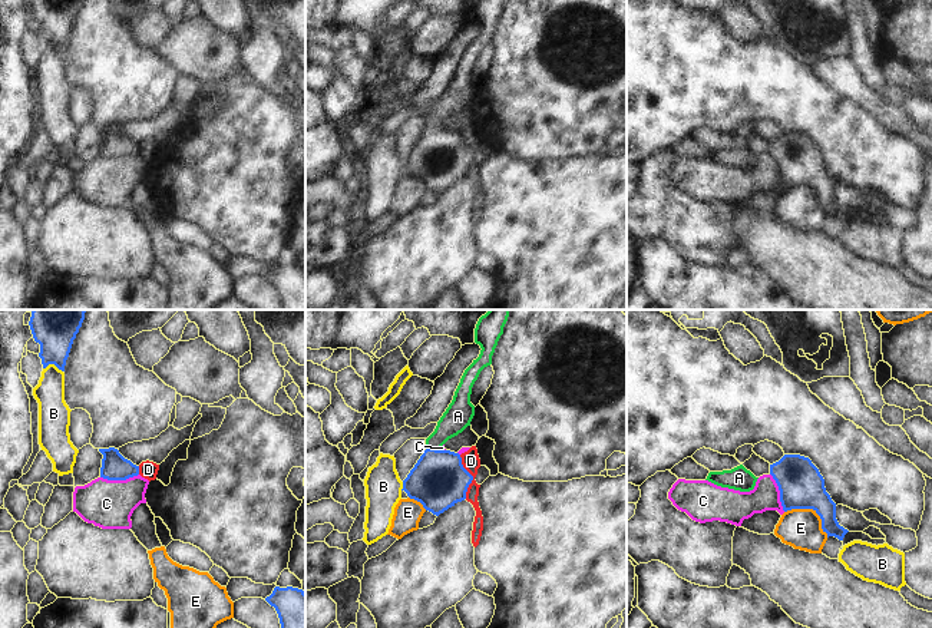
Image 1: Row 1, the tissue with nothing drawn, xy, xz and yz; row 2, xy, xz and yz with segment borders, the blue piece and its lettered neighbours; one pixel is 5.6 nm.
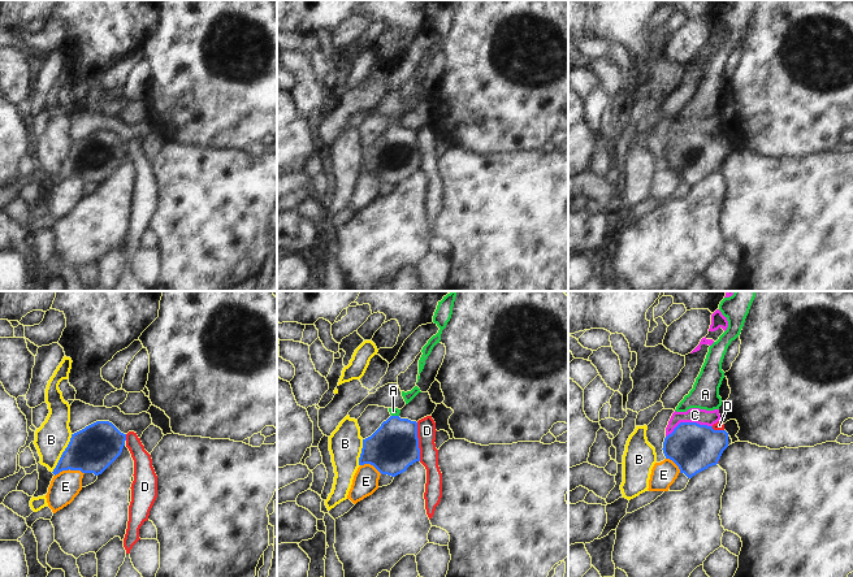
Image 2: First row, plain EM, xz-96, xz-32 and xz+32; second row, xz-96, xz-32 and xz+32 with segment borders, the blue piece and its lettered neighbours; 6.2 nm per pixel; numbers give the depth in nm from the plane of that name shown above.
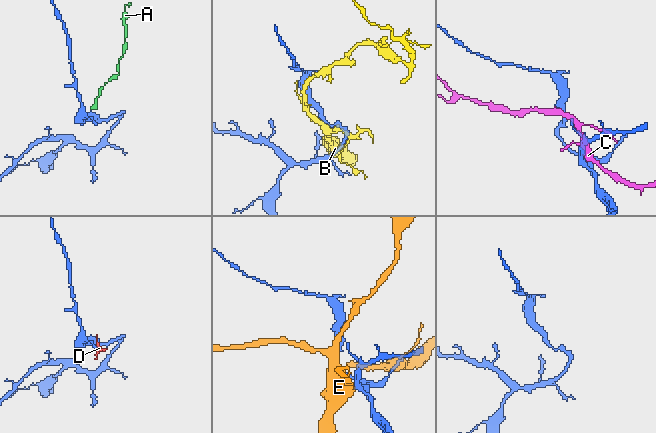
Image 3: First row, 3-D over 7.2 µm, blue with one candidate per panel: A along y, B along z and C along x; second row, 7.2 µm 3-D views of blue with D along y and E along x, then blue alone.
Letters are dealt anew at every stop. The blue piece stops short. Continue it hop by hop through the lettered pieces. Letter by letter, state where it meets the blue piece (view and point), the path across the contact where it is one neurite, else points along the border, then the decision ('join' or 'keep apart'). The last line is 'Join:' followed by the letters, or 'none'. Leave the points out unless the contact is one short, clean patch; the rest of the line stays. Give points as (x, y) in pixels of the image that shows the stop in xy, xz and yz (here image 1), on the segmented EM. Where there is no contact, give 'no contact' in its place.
A: xz (433, 449) | across xz (438, 481), (433, 449), (433, 442), (458, 416) | join
B: xy (53, 363) | keep apart
C: xy (119, 479) | along xy (138, 473), (125, 479), (101, 478) | keep apart
D: xz (472, 476) | along xz (459, 455), (462, 466), (472, 476), (466, 498) | keep apart
E: yz (812, 508) | keep apart
Join: A

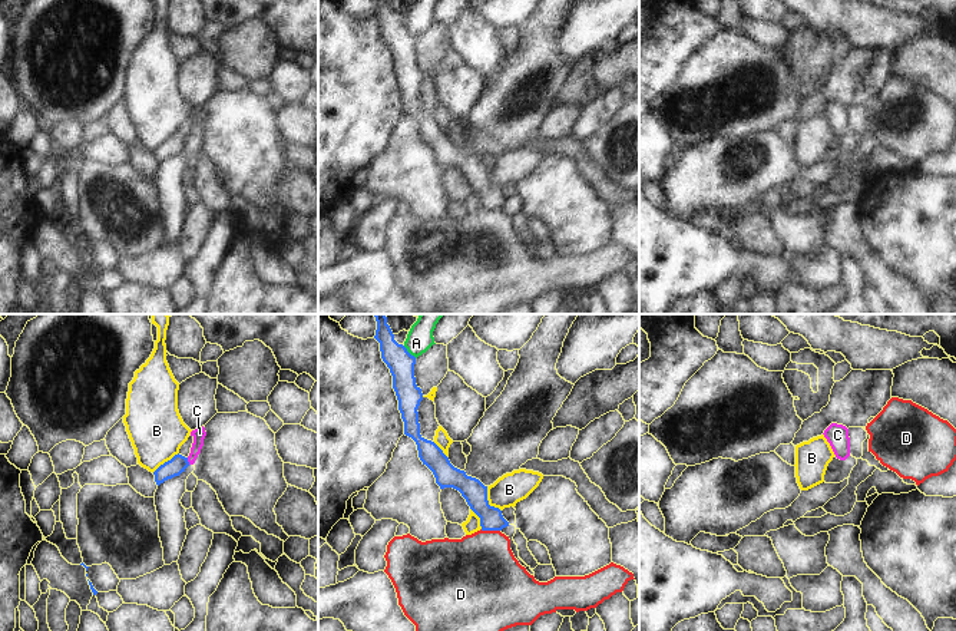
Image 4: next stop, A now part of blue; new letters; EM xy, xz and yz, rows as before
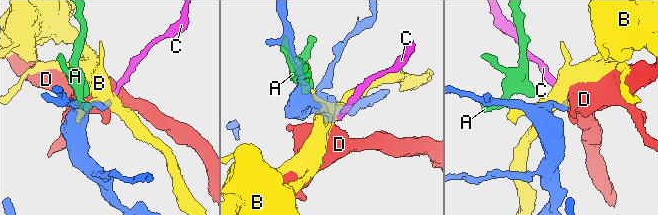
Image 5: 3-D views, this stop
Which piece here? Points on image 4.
A: xz (409, 353) | along xz (403, 346), (416, 357) | keep apart
B: xz (488, 501) | keep apart
C: xy (187, 461) | along xy (187, 458), (189, 463) | keep apart
D: xz (490, 529) | keep apart
Join: none

